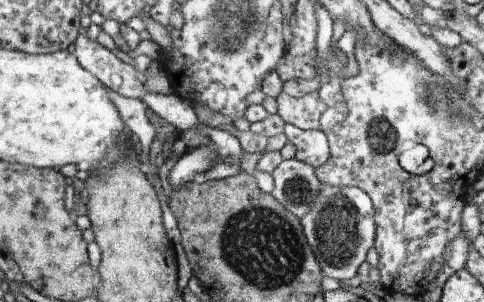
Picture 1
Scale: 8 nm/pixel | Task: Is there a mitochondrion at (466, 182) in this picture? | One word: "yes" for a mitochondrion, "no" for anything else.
no

